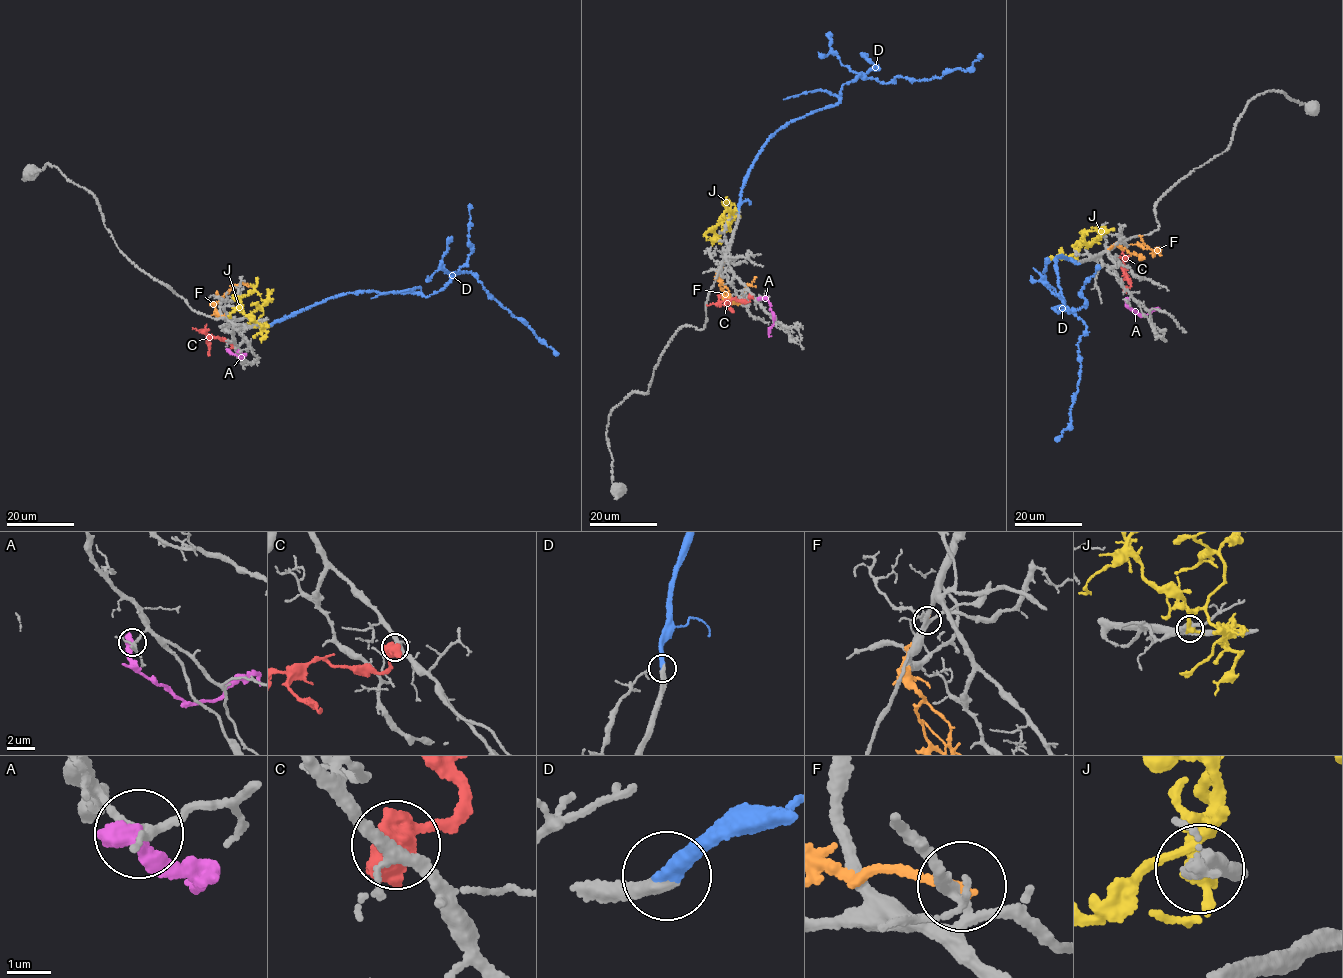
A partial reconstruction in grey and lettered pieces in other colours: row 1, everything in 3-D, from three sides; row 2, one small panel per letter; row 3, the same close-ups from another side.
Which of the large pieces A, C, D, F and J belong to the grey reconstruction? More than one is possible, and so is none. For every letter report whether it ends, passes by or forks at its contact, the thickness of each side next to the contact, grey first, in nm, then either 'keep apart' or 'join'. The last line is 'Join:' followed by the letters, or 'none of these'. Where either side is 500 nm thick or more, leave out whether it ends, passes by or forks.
A: it ends there; 150 nm thick on the grey side, 480 nm on the other; keep apart
C: 240 nm thick on the grey side, 600 nm on the other; keep apart
D: it ends there; 320 nm thick on the grey side, 360 nm on the other; join
F: it ends there; 200 nm thick on the grey side, 200 nm on the other; keep apart
J: it ends there; 340 nm thick on the grey side, 480 nm on the other; keep apart
Join: D

